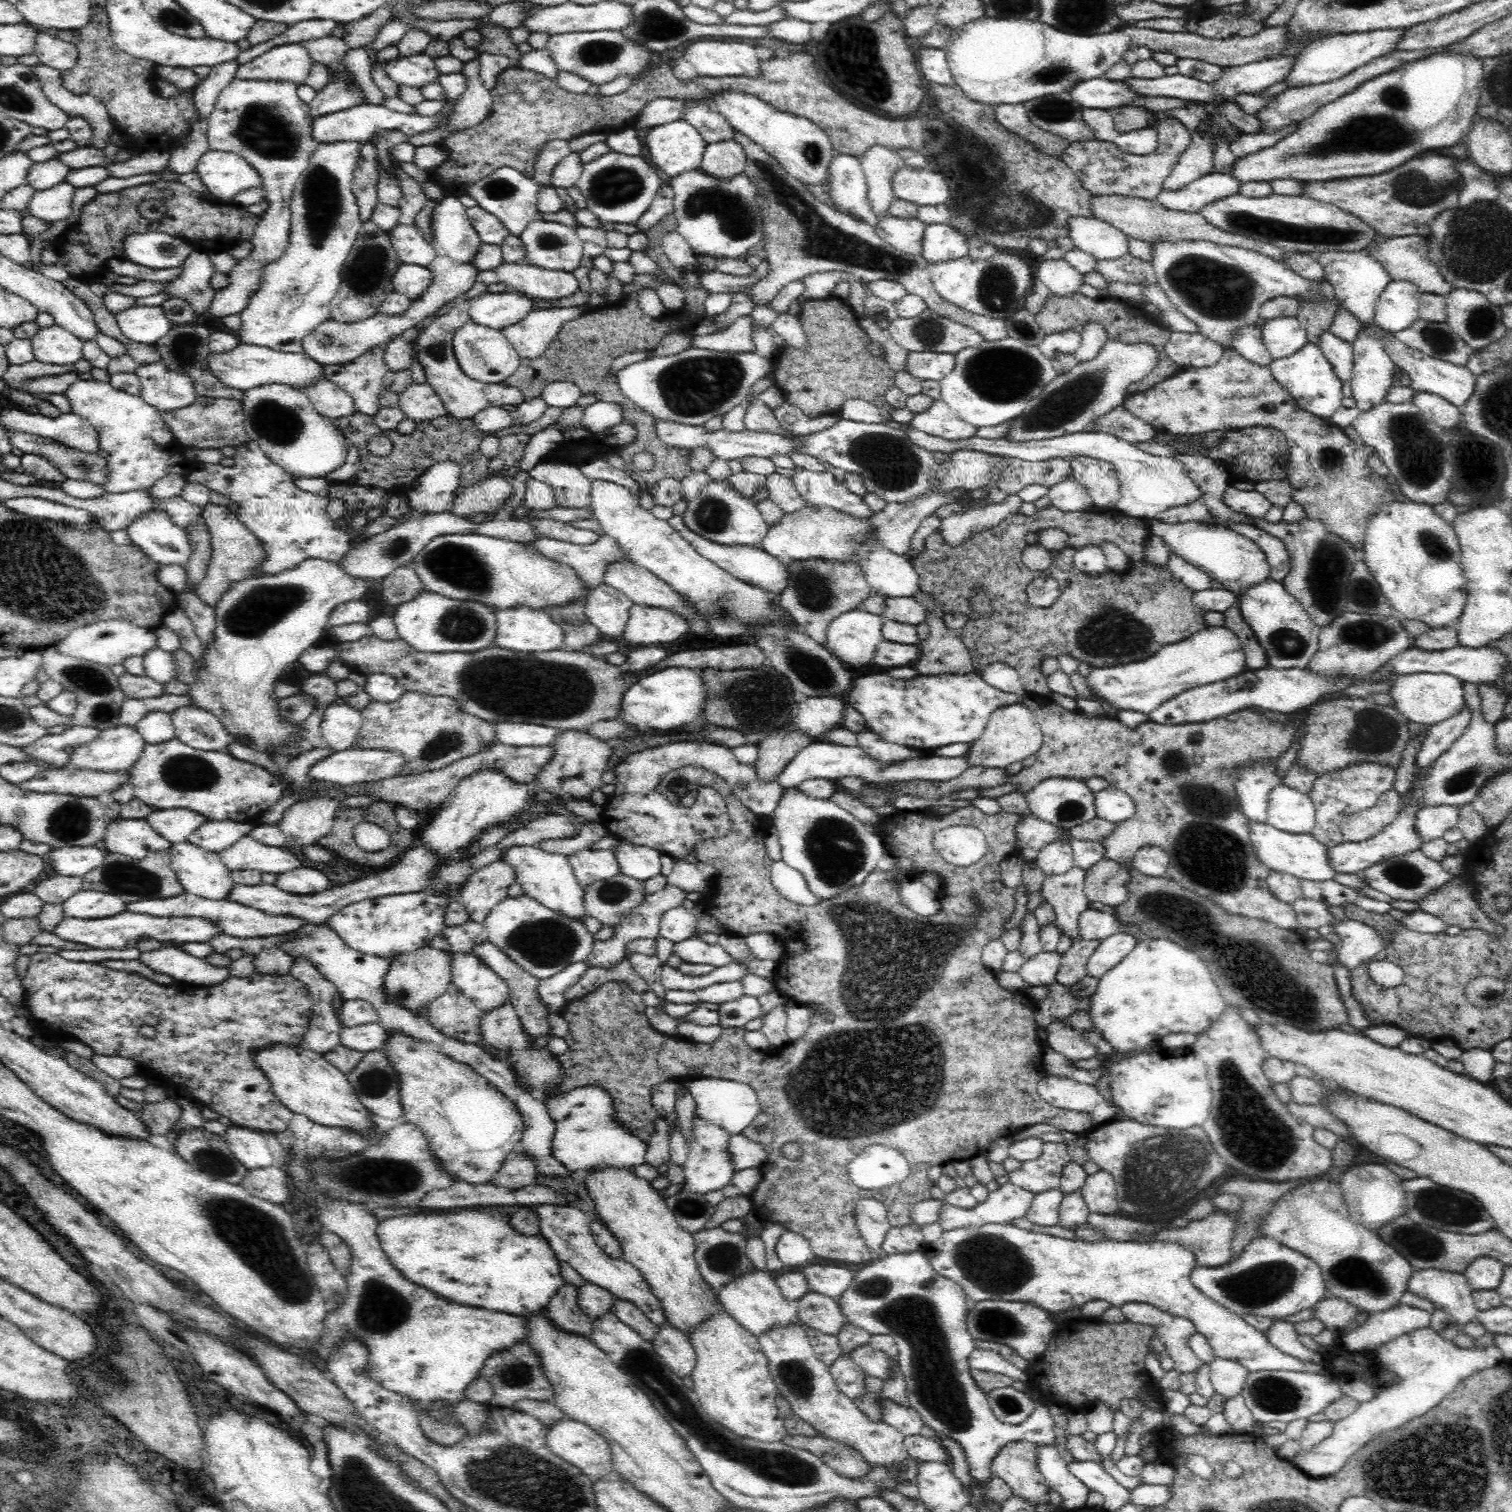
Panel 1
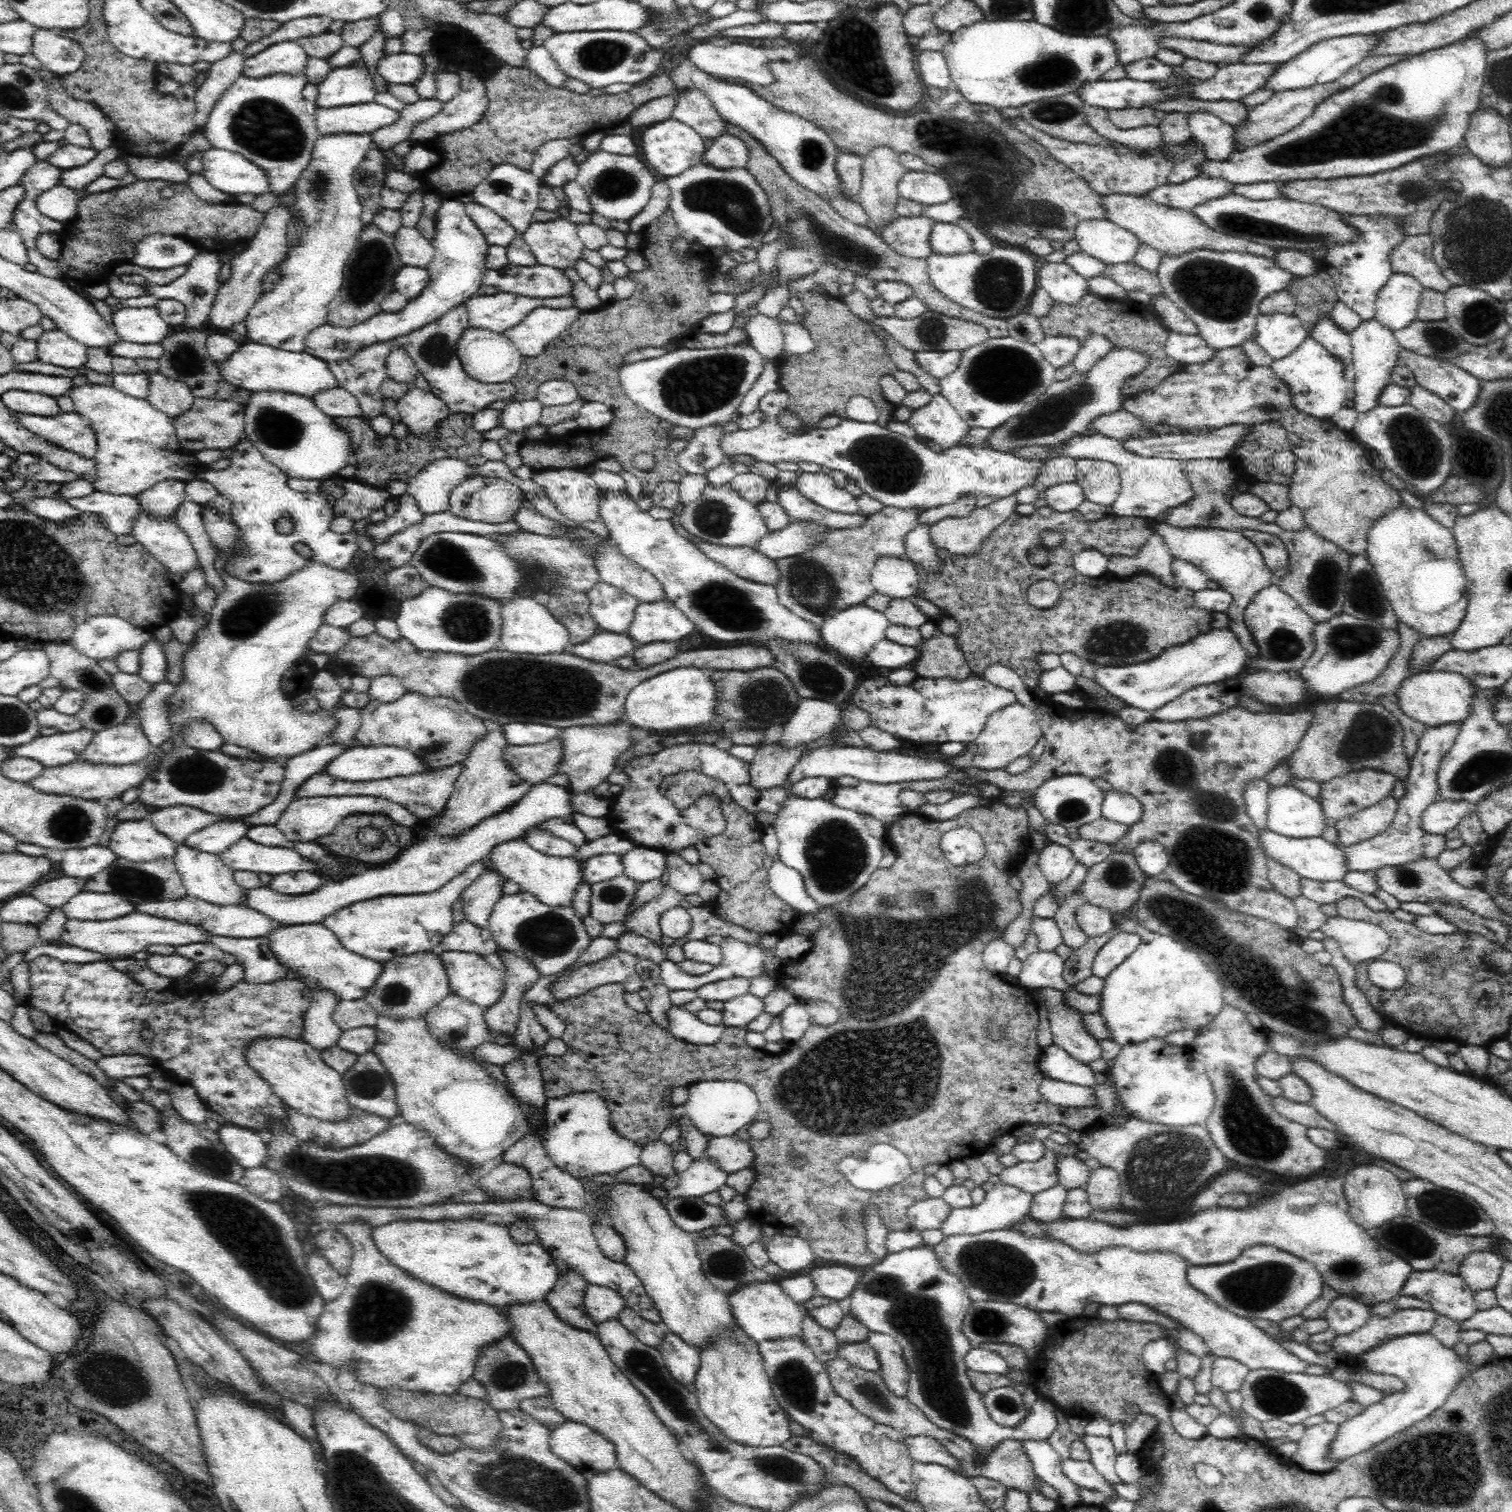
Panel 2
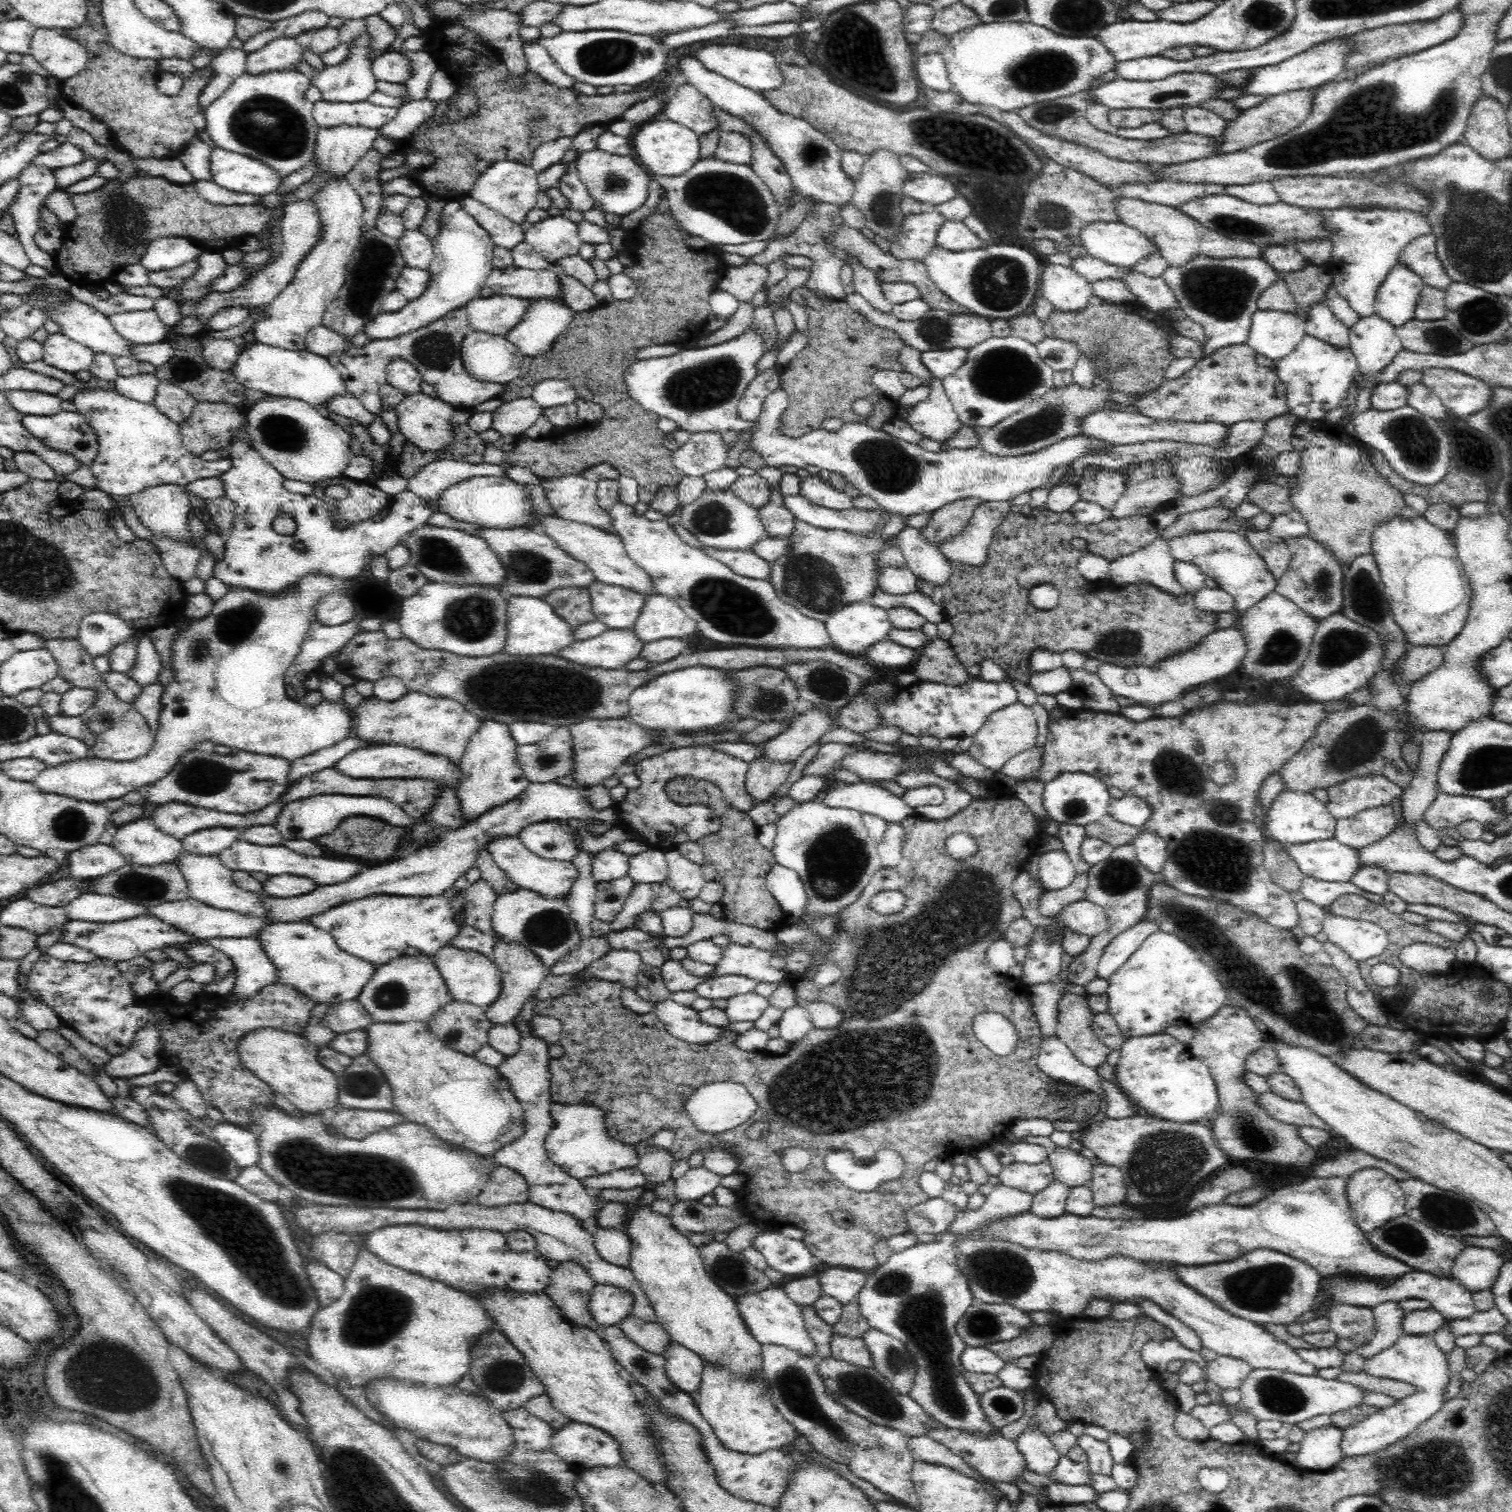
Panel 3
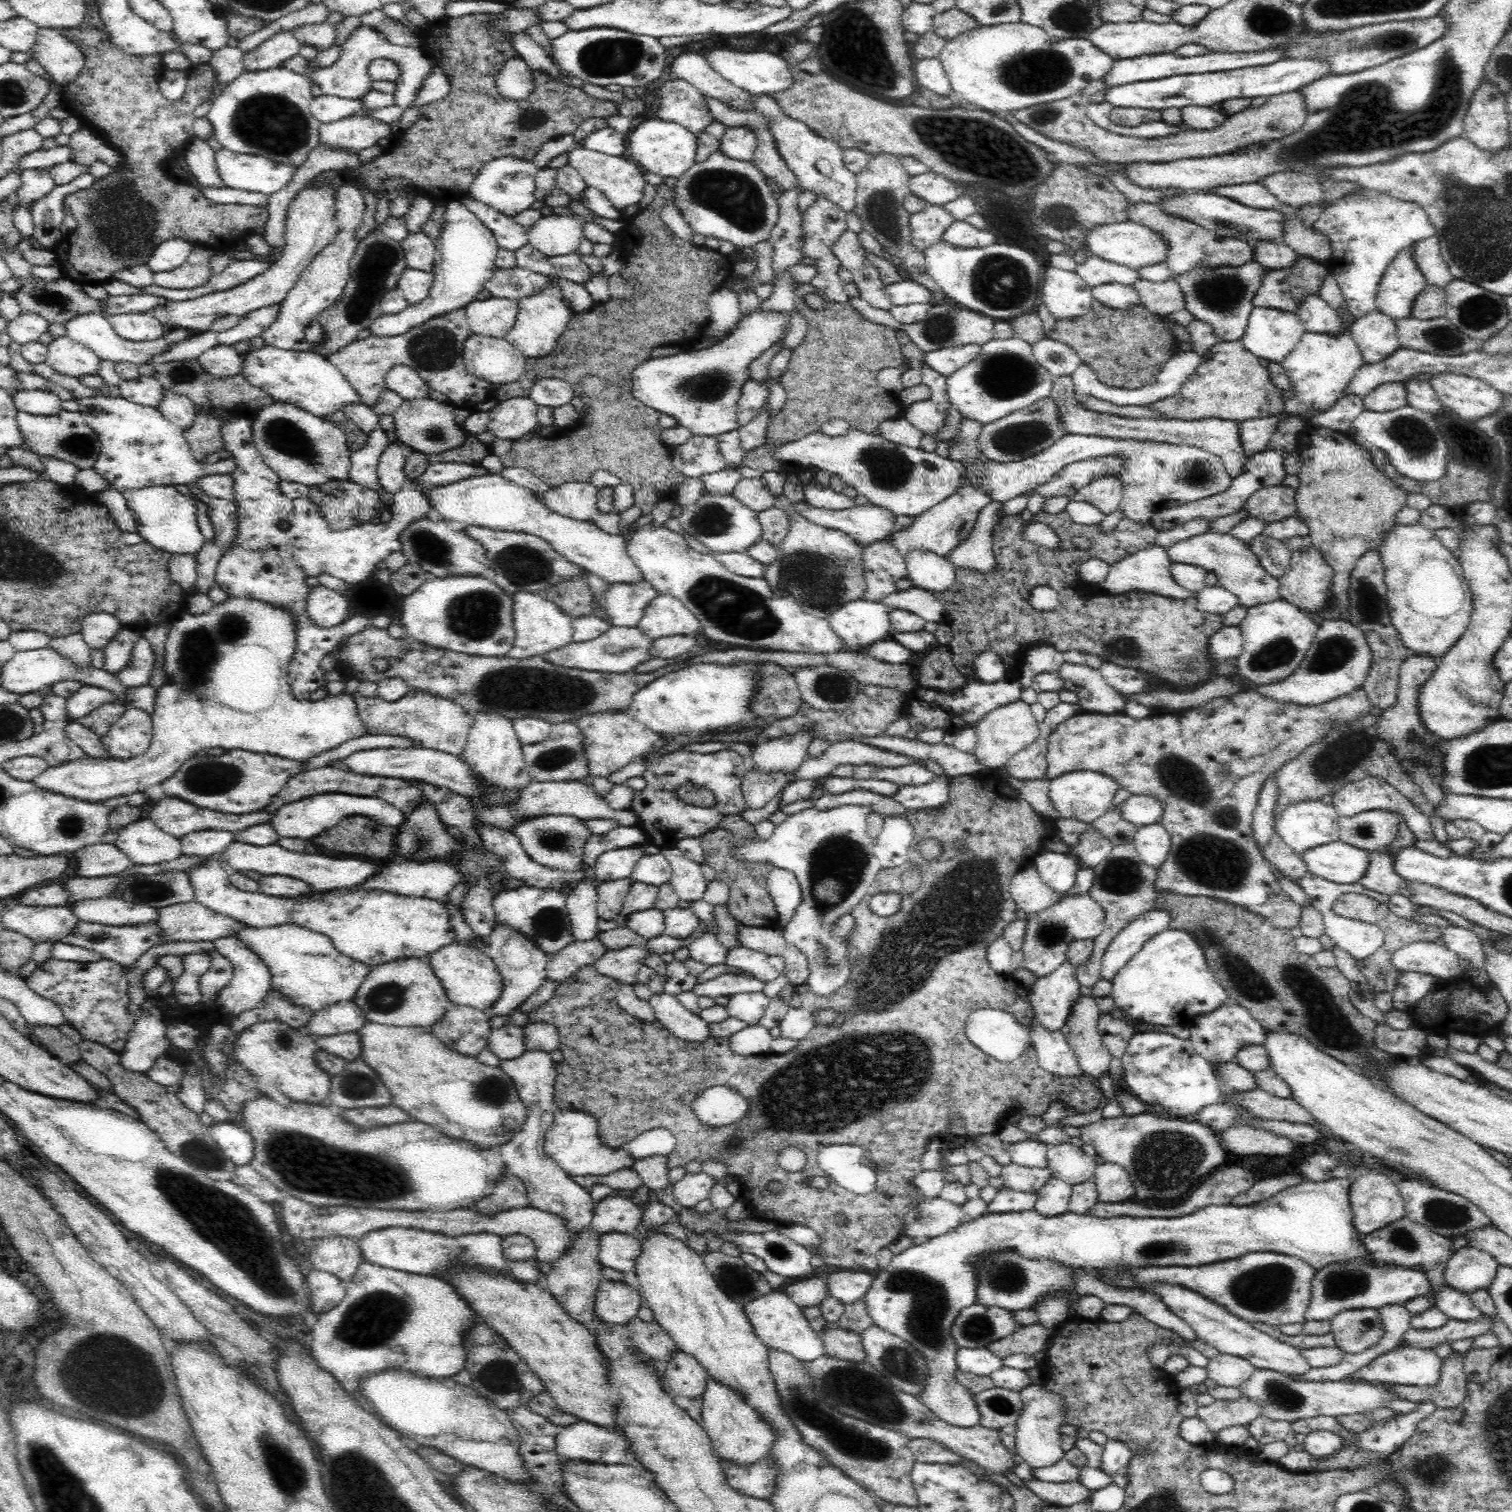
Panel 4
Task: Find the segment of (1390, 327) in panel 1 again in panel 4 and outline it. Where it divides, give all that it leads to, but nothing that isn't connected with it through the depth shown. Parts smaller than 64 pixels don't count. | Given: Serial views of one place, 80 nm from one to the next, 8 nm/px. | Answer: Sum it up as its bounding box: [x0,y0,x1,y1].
[1377,245,1427,320]

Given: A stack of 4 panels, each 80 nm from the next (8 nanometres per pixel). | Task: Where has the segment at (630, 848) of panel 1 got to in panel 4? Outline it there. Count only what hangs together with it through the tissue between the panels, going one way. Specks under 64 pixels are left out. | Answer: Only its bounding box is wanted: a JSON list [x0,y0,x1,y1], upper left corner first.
[630,853,672,887]

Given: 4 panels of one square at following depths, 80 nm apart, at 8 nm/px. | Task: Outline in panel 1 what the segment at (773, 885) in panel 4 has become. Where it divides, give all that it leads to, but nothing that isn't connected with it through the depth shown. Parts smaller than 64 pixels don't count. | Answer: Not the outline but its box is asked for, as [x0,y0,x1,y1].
[771,859,819,907]

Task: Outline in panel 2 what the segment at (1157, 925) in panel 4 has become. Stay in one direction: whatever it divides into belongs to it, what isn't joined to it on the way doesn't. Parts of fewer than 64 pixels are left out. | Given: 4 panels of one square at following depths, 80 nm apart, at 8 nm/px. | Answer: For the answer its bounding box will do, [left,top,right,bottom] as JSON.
[1093,931,1142,979]

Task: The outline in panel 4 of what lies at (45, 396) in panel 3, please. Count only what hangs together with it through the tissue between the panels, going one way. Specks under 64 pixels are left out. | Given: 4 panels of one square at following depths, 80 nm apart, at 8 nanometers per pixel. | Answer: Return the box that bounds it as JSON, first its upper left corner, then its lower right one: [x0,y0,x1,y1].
[13,389,63,416]

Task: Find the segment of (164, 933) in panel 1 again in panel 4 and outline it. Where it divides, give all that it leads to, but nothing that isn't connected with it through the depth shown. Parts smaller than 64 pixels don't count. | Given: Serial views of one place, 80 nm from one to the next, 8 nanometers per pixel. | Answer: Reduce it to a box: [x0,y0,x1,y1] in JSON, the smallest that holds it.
[61,921,158,971]

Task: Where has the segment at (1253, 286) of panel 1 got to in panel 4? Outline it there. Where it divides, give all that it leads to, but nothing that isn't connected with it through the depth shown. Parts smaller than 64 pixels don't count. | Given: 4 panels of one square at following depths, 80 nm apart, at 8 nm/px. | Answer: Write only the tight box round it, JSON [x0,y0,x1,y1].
[1173,260,1264,342]

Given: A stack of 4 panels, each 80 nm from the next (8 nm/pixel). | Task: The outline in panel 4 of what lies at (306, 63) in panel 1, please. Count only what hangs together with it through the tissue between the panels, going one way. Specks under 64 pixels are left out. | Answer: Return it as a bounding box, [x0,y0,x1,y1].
[243,31,300,72]

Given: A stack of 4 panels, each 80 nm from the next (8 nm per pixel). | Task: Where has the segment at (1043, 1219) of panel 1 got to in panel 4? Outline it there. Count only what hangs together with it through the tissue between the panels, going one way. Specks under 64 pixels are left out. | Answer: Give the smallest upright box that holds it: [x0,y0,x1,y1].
[1036,1174,1072,1216]

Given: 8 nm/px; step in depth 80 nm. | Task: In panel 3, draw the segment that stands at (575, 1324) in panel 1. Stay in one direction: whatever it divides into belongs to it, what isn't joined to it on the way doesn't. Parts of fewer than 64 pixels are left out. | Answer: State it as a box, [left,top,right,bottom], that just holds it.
[544,1260,600,1331]

